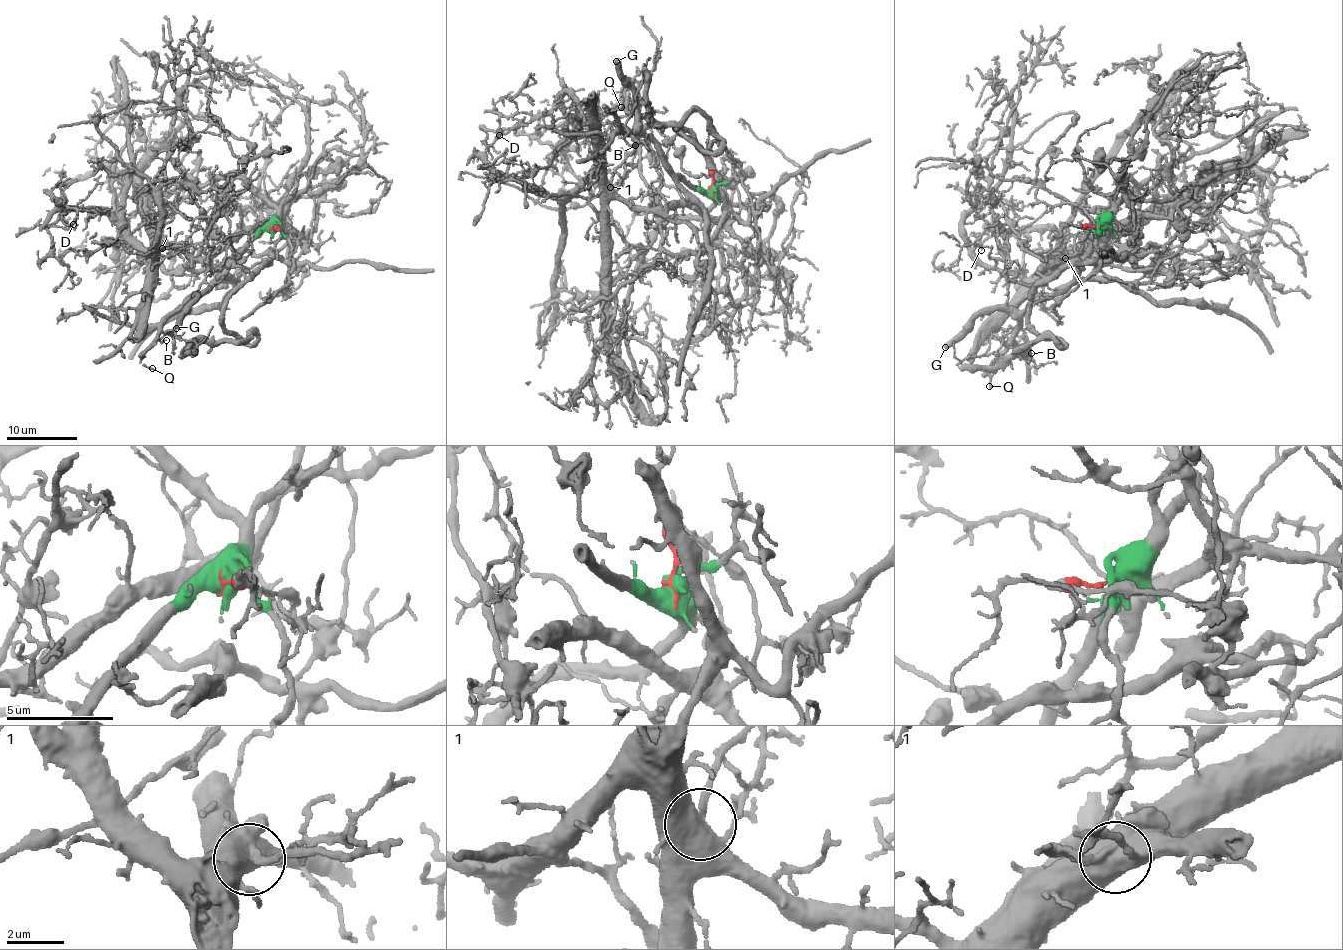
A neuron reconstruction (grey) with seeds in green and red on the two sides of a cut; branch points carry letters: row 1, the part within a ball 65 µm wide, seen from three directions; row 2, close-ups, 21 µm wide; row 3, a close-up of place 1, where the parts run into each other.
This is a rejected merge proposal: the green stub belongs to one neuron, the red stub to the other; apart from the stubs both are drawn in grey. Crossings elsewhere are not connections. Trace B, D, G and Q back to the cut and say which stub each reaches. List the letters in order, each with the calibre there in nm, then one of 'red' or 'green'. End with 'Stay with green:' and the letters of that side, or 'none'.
B: 170 nm thick; green
D: 130 nm thick; red
G: 500 nm thick; green
Q: 170 nm thick; green
Stay with green: B, G, Q

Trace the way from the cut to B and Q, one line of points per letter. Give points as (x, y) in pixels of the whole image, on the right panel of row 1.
B: (1100, 227), (1092, 251), (1077, 275), (1022, 316), (1009, 347), (1023, 353), (1031, 352)
Q: (1100, 227), (1092, 251), (1077, 275), (1029, 307), (1022, 316), (1015, 337), (1006, 353), (995, 362), (989, 387)

